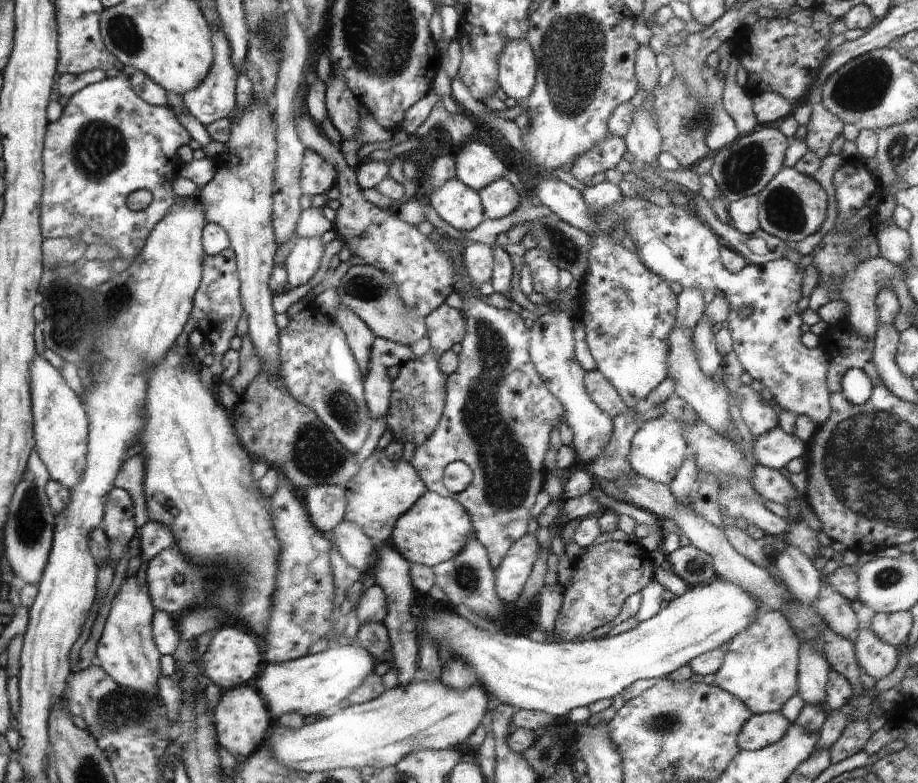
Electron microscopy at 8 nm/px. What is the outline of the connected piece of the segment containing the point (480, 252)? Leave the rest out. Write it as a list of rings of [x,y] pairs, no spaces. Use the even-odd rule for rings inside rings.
[[[473,241],[463,249],[466,270],[476,287],[482,286],[484,282],[488,282],[492,278],[494,266],[492,251],[492,246],[479,241]]]

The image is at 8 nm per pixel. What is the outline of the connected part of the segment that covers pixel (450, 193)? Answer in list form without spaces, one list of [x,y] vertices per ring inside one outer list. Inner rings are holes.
[[[457,178],[434,188],[428,200],[444,222],[462,232],[473,232],[486,219],[478,192]]]

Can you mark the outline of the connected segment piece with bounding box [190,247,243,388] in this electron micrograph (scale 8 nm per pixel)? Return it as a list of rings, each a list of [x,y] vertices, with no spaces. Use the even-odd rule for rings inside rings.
[[[231,247],[220,254],[206,255],[202,260],[202,280],[194,296],[190,318],[195,321],[196,329],[202,332],[205,340],[212,346],[214,362],[209,367],[202,366],[200,380],[210,388],[212,380],[222,375],[222,356],[230,349],[230,340],[236,336],[236,325],[242,318],[242,298],[240,298],[240,278],[237,260]]]

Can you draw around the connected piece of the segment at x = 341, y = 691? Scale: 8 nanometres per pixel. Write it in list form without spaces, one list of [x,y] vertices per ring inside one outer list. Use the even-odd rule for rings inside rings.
[[[332,644],[327,649],[313,650],[296,660],[268,664],[258,676],[255,689],[274,722],[286,712],[298,712],[305,719],[312,714],[324,713],[325,709],[348,698],[352,690],[374,670],[373,657],[373,654],[357,644]]]

